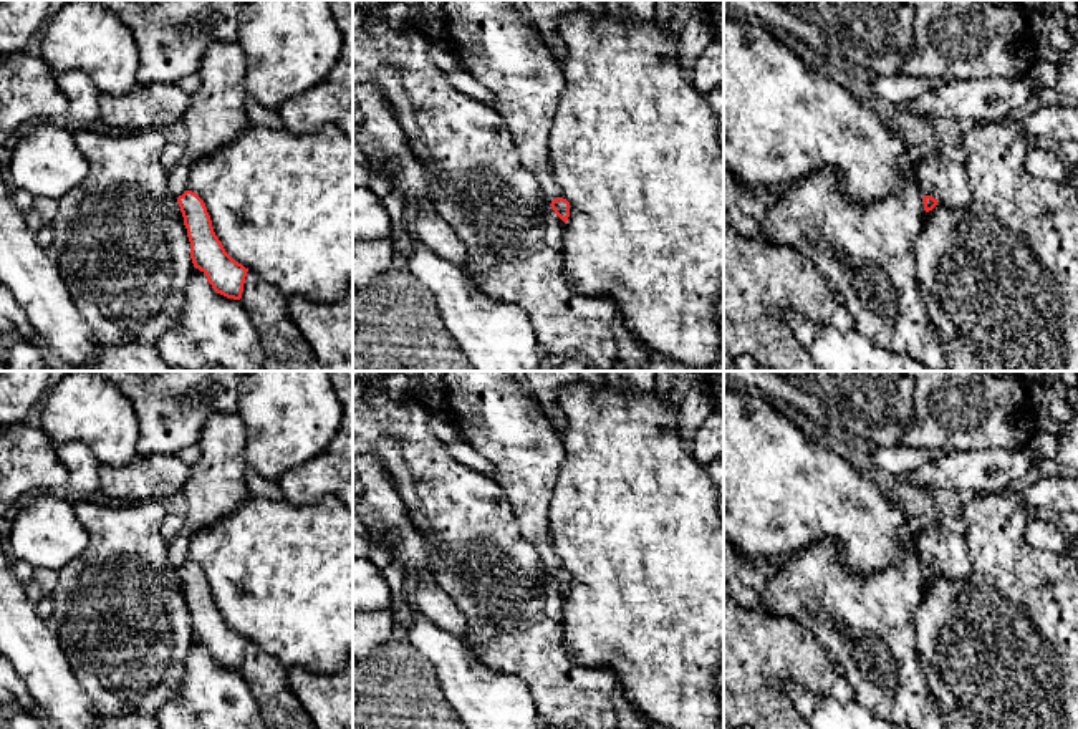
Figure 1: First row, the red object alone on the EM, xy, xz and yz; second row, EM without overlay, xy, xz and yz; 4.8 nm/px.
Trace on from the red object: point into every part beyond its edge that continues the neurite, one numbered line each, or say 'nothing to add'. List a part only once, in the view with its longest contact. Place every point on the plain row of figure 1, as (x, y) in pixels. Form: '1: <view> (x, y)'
1: xz (553, 600)

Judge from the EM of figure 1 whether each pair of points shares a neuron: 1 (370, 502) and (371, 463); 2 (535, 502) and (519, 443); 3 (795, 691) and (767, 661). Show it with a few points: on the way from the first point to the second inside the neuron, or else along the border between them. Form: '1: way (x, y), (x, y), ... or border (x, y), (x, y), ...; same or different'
1: way (371, 492), (371, 473); same
2: way (529, 487), (527, 458); same
3: border (784, 686), (792, 681), (823, 696); different

